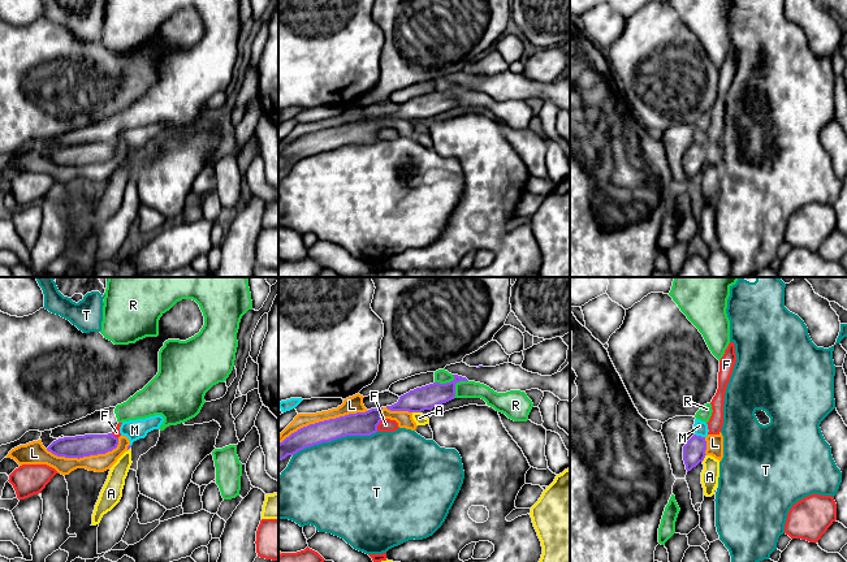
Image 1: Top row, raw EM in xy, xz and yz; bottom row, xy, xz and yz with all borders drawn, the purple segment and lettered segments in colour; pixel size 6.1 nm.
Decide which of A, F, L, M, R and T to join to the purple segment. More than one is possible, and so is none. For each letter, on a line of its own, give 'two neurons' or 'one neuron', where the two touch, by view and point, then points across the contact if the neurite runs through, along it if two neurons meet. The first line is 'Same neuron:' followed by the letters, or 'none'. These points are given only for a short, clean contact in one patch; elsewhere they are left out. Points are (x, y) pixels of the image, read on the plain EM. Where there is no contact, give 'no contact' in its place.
Same neuron: none
A: two neurons; contact xz (416, 120); border xz (413, 120), (420, 121)
F: two neurons; contact xz (379, 132)
L: two neurons; contact xz (324, 129)
M: two neurons; contact yz (700, 145)
R: two neurons; contact xz (454, 94); border xz (467, 89), (459, 89), (456, 93), (456, 103), (453, 106)
T: two neurons; contact xz (335, 147)

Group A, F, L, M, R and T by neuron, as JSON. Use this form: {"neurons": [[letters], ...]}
{"neurons": [["A"], ["F"], ["L"], ["M"], ["R"], ["T"]]}

